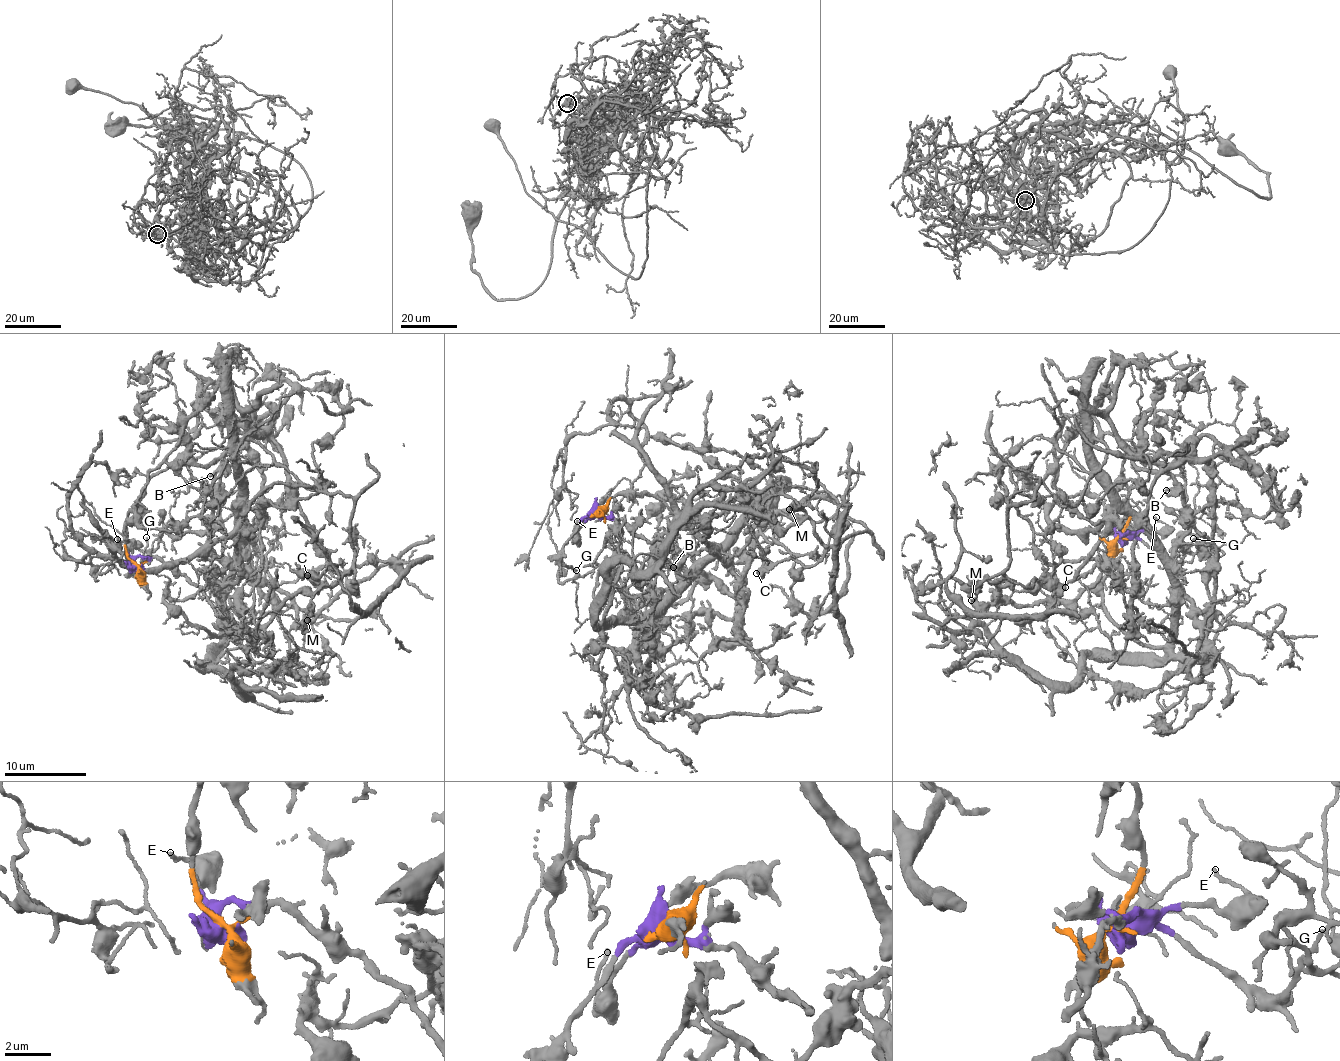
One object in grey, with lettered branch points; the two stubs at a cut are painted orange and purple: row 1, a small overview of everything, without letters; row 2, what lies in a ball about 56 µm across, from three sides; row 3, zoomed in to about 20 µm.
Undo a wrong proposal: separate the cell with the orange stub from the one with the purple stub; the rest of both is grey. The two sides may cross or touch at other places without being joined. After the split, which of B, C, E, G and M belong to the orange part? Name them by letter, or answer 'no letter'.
B

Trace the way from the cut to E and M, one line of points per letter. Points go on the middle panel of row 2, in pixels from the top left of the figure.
E: (599, 511), (576, 534), (572, 531), (577, 520)
M: (599, 511), (624, 520), (650, 543), (710, 505), (765, 512), (789, 529), (804, 516), (789, 508)

